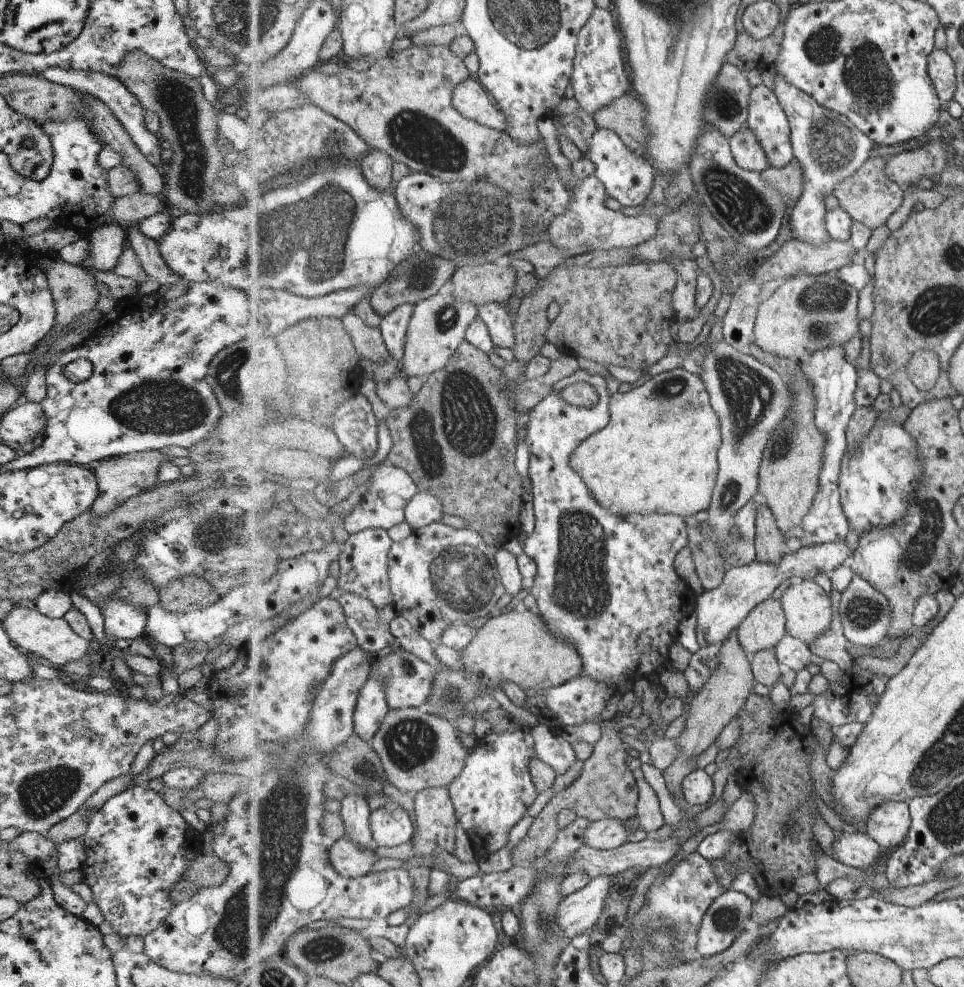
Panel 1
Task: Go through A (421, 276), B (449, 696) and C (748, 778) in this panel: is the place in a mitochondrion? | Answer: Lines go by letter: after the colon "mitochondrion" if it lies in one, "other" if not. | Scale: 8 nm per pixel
A: mitochondrion
B: mitochondrion
C: other

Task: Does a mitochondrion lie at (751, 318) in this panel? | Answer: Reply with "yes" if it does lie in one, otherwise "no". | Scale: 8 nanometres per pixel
no

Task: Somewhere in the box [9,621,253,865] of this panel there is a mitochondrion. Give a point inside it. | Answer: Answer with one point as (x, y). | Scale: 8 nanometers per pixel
(42, 795)

